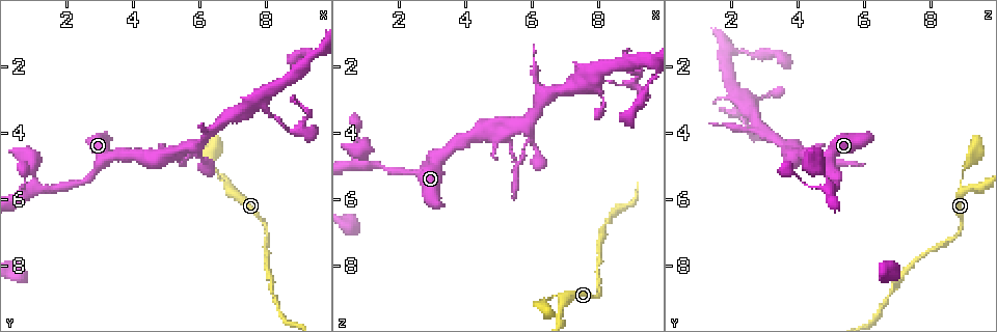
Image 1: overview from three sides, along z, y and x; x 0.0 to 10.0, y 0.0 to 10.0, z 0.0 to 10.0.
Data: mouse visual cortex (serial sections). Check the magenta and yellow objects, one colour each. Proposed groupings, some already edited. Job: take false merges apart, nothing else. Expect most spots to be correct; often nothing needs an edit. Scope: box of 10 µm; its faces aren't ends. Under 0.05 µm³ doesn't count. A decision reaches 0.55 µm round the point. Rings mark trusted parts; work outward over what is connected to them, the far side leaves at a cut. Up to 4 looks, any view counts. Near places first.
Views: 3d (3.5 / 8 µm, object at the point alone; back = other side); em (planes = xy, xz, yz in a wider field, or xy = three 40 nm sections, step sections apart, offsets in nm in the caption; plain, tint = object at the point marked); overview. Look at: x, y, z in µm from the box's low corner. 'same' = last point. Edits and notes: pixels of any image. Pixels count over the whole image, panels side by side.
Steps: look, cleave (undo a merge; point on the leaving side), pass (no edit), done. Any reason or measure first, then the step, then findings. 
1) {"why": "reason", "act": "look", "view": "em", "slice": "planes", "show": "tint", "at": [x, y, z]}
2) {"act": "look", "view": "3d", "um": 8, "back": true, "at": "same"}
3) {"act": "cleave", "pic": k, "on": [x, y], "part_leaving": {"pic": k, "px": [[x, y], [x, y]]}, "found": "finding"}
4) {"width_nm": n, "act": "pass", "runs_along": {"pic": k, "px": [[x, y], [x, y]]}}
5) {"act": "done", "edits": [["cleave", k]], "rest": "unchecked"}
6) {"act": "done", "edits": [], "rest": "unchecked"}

{"why": "three-way junction", "act": "look", "view": "3d", "um": 8, "back": true, "at": [6.65, 5.45, 8.90]}

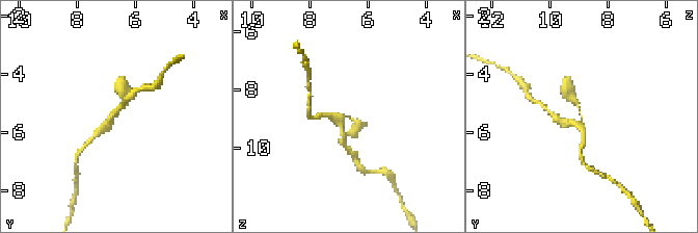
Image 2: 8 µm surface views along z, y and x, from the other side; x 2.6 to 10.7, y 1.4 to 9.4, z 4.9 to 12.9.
{"act": "look", "view": "em", "slice": "xy", "step": 3, "show": "tint", "at": "same"}

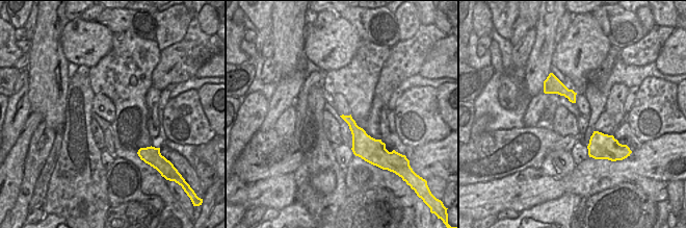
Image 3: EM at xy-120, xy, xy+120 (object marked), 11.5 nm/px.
{"arm_widths_nm": [200, 200, 250], "act": "pass", "runs_along": {"pic": 2, "px": [[94, 135], [116, 115], [125, 91]]}, "found": "one cell here"}

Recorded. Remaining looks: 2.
{"why": "thin neck", "act": "look", "view": "3d", "um": 8, "at": [8.55, 3.80, 2.55]}

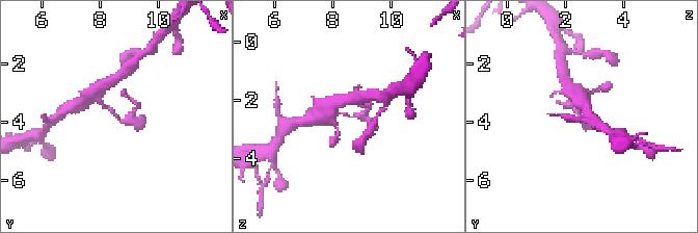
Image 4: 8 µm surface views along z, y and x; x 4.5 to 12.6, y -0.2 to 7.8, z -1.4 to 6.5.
{"why": "need the tissue", "act": "look", "view": "em", "slice": "xy", "step": 3, "show": "tint", "at": "same"}

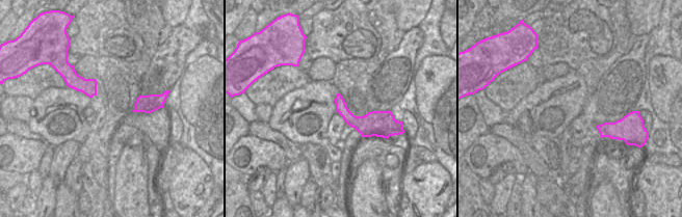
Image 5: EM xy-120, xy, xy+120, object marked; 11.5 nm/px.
{"act": "pass", "runs_along": {"pic": 4, "px": [[92, 94], [122, 121], [141, 120]]}, "found": "all the same cell"}

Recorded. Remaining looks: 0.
{"act": "done", "edits": [], "rest": "unchecked"}

